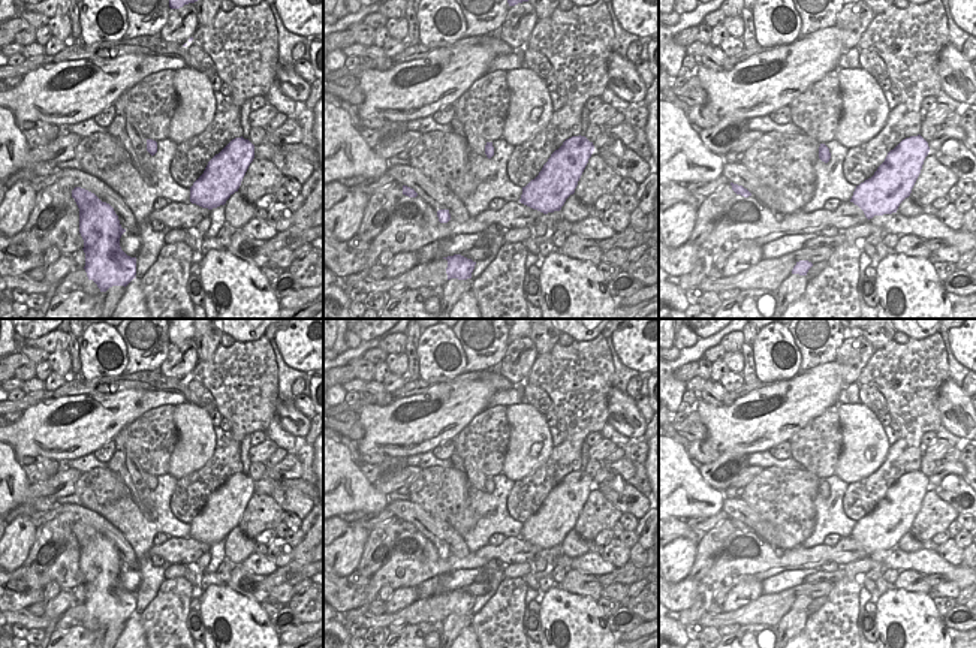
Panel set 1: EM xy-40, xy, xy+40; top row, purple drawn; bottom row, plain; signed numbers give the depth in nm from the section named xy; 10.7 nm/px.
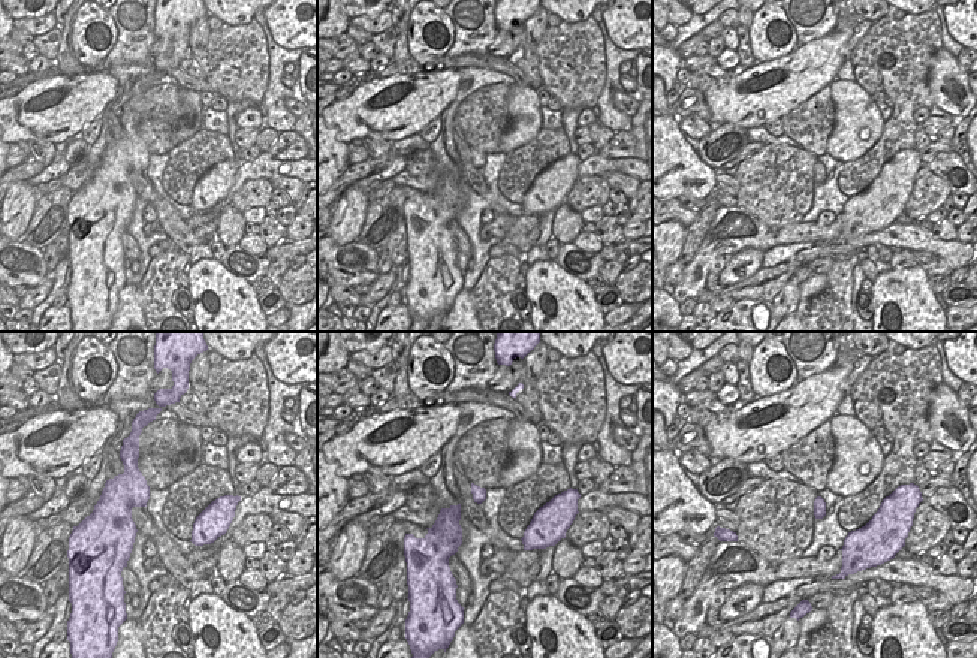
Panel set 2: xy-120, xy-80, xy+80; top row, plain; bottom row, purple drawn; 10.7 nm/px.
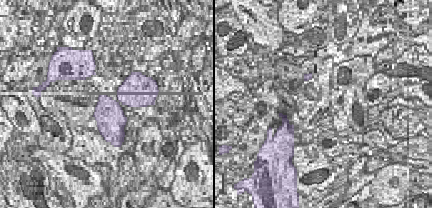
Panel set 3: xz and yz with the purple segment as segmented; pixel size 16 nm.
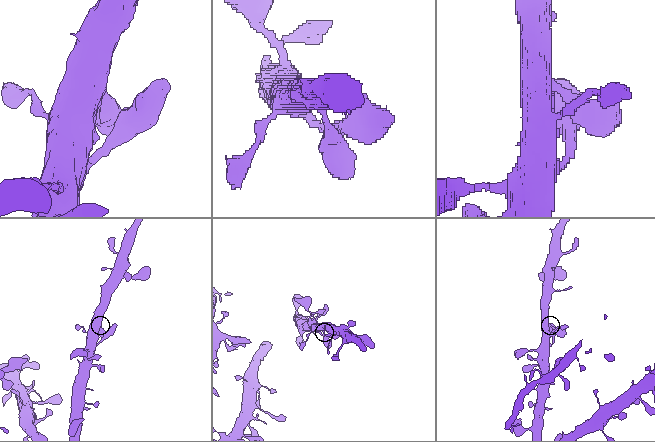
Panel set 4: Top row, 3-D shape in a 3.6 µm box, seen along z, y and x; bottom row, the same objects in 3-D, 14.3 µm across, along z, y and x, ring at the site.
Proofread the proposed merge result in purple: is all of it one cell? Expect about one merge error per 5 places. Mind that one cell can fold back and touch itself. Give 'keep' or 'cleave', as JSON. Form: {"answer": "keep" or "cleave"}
{"answer": "keep"}

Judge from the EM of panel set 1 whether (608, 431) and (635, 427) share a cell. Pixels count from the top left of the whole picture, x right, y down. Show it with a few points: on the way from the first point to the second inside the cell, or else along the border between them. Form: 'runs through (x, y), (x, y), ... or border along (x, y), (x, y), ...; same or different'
border along (607, 422), (629, 439); different

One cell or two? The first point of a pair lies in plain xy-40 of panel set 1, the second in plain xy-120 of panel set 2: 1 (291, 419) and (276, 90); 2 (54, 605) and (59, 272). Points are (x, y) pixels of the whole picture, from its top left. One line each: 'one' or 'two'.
1: two
2: two

